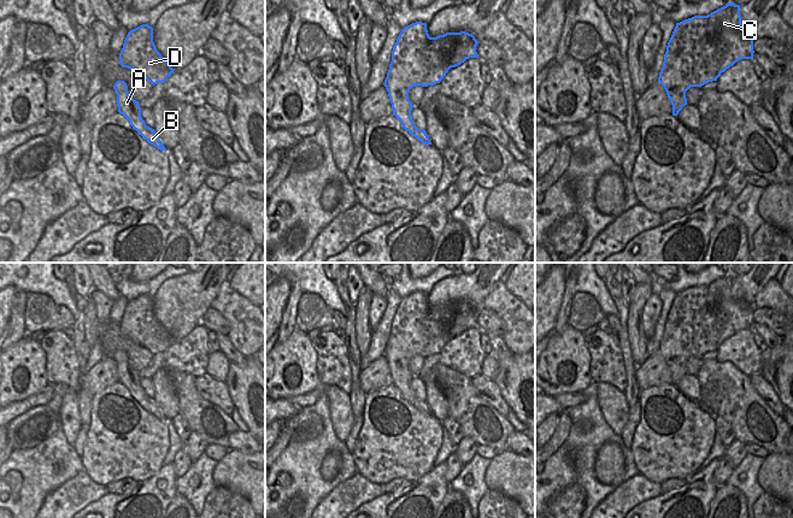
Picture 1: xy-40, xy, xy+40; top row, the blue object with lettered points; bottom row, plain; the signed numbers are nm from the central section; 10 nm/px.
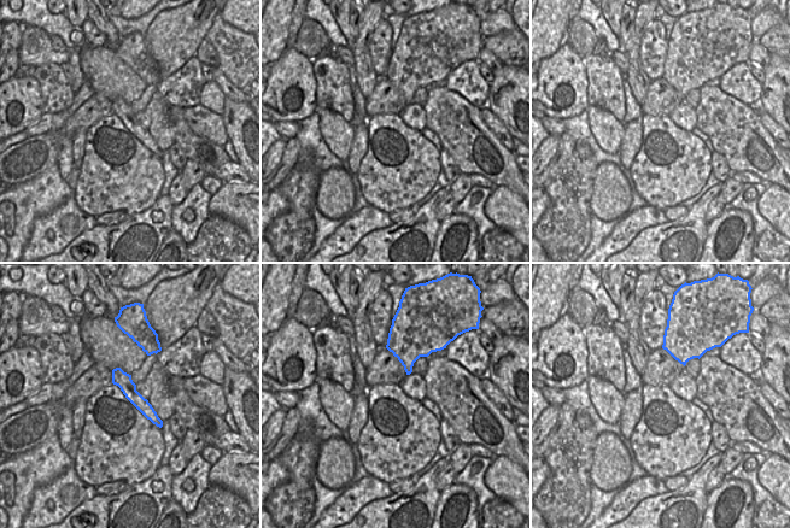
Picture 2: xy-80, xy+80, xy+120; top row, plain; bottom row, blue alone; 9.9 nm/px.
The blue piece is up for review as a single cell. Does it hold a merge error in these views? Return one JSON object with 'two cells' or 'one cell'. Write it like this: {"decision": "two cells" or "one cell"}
{"decision": "one cell"}

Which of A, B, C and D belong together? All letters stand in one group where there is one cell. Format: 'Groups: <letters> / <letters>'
Groups: A B C D

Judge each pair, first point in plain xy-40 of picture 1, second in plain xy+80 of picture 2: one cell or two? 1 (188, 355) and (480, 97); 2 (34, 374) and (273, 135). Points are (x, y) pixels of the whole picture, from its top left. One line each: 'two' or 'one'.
1: one
2: two

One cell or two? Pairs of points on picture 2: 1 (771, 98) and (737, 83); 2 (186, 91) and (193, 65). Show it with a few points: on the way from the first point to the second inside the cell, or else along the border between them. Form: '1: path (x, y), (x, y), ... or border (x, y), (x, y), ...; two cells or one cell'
1: border (762, 83), (760, 99), (756, 103); two cells
2: path (186, 84), (191, 71); one cell

